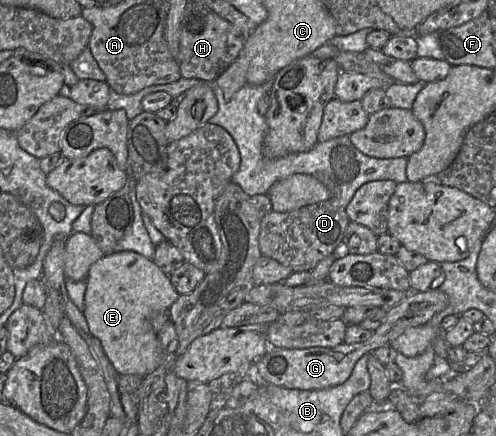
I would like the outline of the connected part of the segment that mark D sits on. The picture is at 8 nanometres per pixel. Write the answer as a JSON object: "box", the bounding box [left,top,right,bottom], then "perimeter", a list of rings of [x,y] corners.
{"box":[260,198,350,272],"perimeter":[[[331,198],[289,212],[271,210],[260,225],[261,255],[289,266],[294,272],[310,271],[335,249],[340,249],[350,221],[346,208],[334,203]]]}

